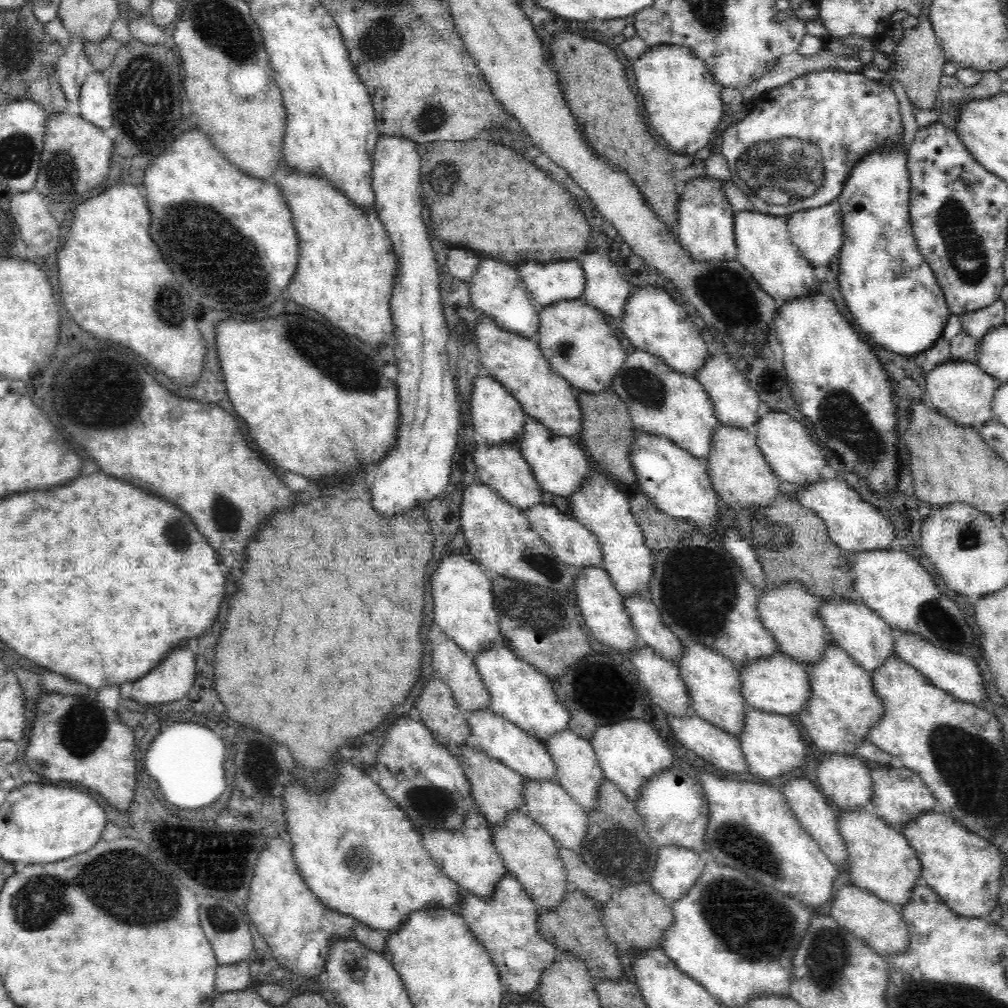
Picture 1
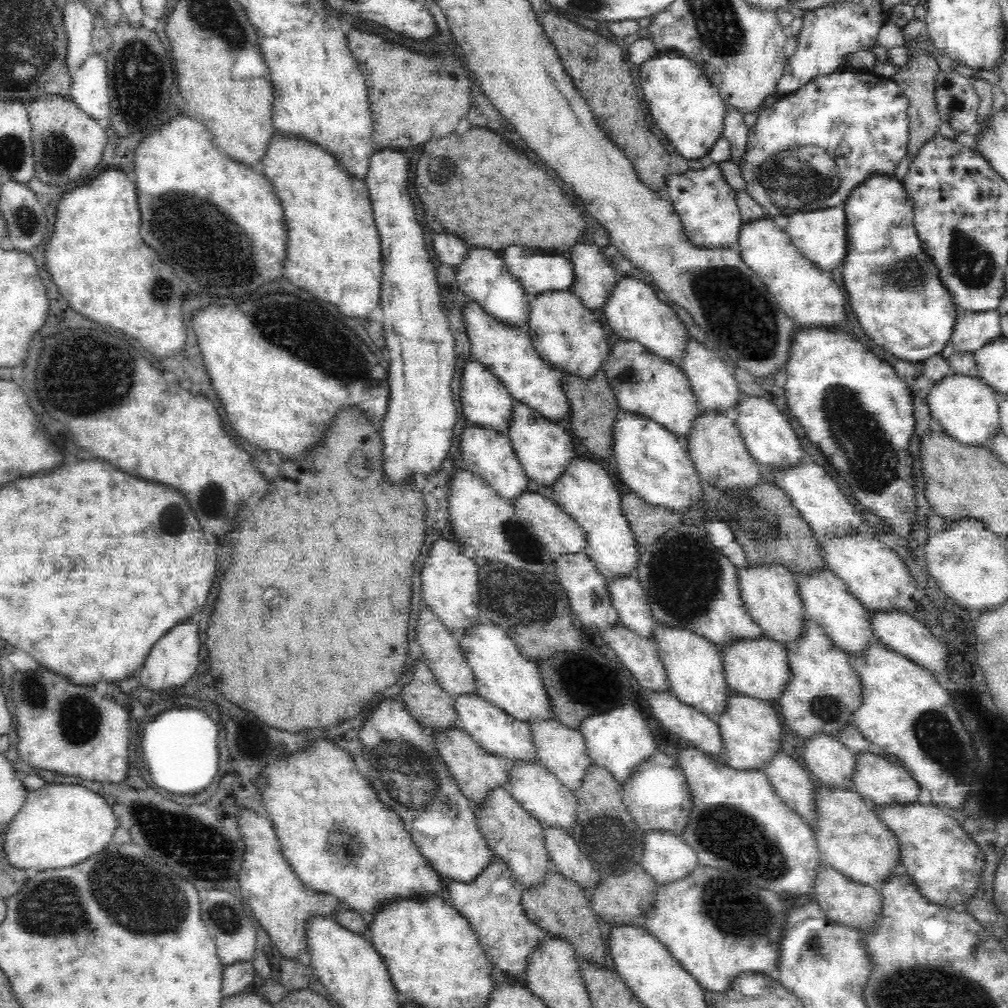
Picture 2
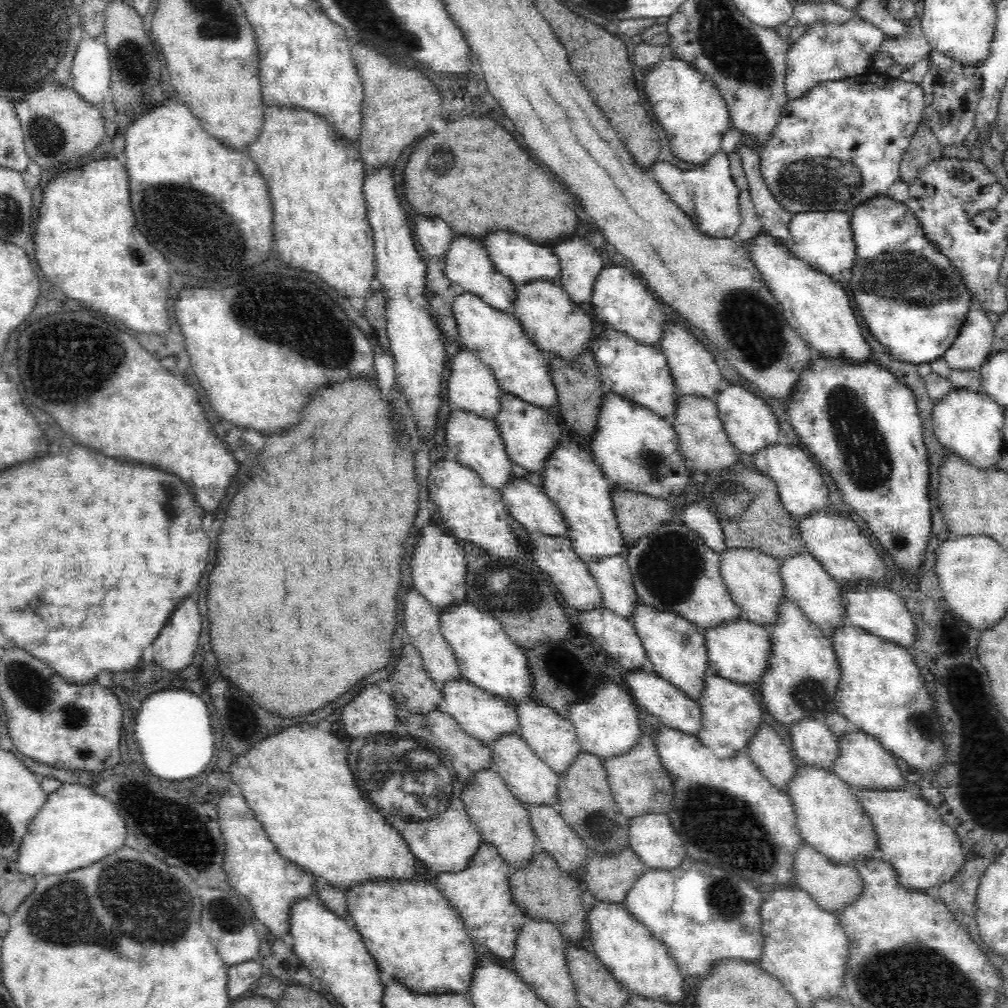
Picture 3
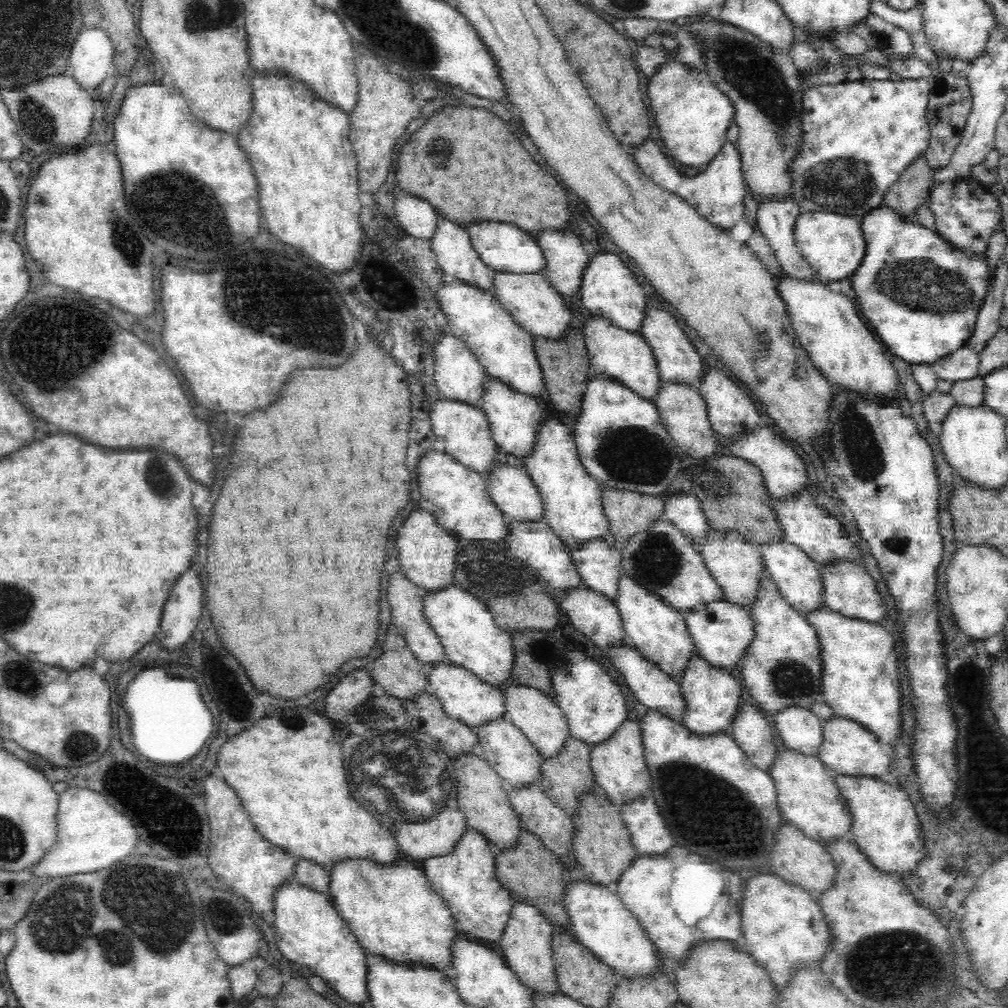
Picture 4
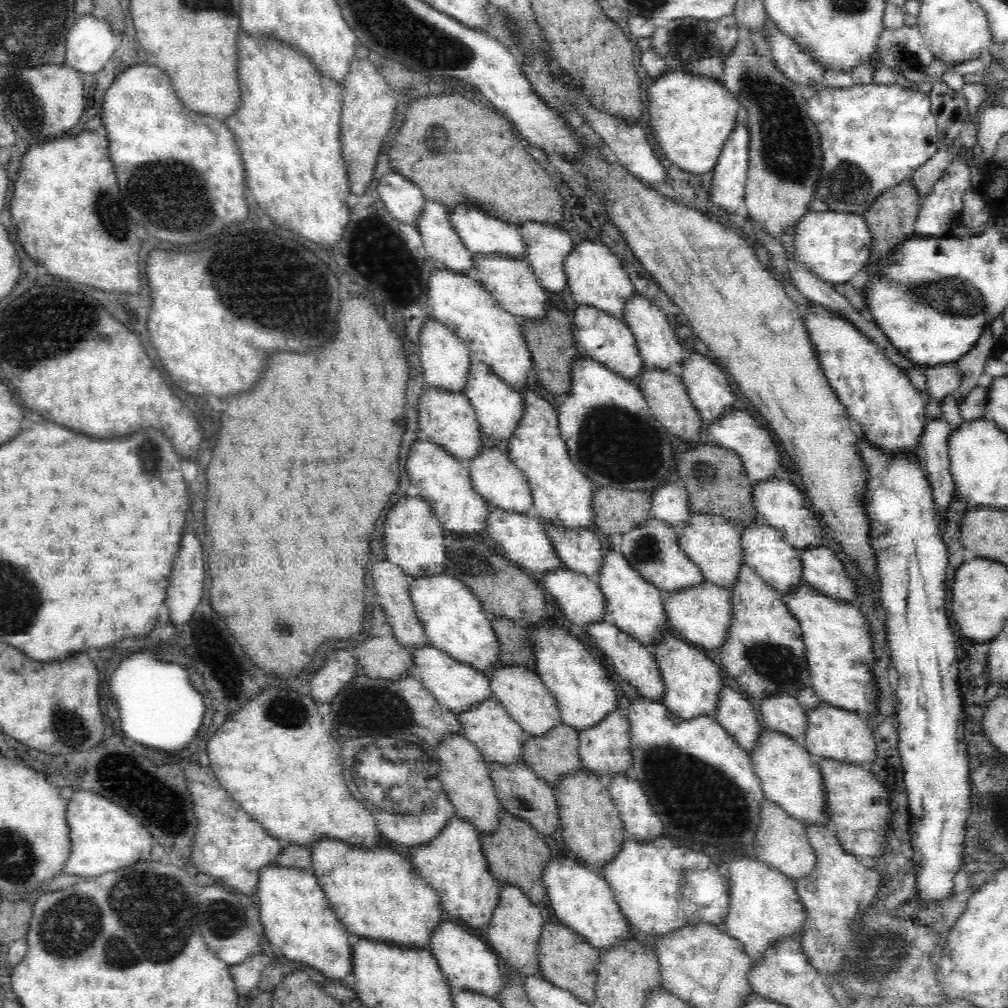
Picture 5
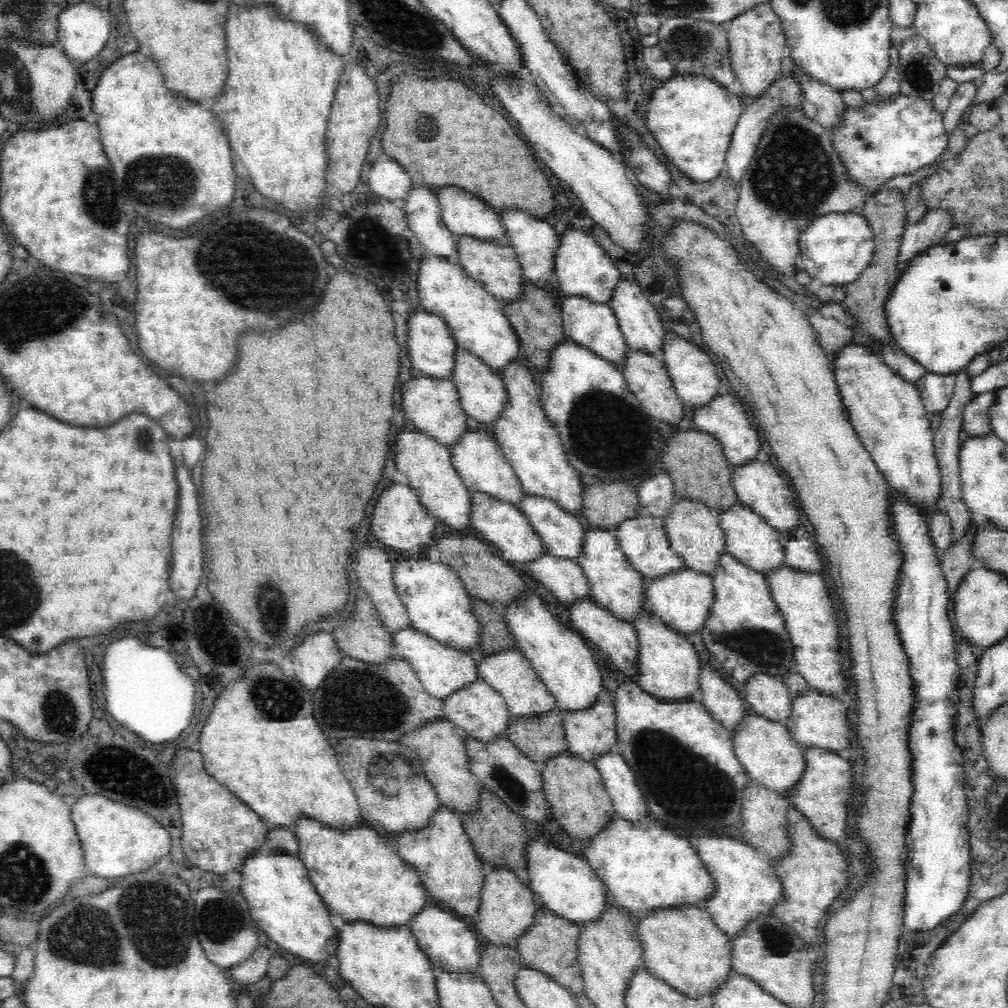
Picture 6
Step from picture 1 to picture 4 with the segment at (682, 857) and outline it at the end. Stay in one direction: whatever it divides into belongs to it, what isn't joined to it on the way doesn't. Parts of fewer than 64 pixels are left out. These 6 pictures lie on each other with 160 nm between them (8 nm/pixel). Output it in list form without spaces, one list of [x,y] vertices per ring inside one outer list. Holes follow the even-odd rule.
[[[650,794],[628,799],[619,806],[619,811],[636,854],[655,855],[671,850],[674,842]]]

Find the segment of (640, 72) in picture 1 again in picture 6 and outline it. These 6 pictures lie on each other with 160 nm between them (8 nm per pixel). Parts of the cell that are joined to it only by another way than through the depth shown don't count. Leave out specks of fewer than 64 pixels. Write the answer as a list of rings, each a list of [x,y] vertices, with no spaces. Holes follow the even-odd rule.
[[[684,75],[656,83],[646,119],[663,154],[690,180],[705,183],[720,176],[733,130],[744,109],[736,94],[702,75]]]

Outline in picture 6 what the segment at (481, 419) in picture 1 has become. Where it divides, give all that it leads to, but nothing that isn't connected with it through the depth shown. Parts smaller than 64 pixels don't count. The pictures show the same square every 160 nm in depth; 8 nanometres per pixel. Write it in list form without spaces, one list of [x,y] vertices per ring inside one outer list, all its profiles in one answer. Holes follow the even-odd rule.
[[[418,309],[410,314],[410,318],[407,318],[405,335],[409,361],[415,373],[438,379],[451,378],[456,344],[449,334],[449,328],[445,320]]]

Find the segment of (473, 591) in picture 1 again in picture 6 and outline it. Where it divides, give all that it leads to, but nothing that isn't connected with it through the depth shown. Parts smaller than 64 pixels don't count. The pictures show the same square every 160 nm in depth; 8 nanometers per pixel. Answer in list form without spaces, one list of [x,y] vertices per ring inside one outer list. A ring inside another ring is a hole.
[[[392,482],[386,486],[386,490],[380,492],[380,496],[374,502],[374,510],[370,516],[370,532],[380,542],[390,546],[401,556],[426,556],[420,548],[431,544],[435,530],[435,519],[422,507],[418,494],[409,485]]]

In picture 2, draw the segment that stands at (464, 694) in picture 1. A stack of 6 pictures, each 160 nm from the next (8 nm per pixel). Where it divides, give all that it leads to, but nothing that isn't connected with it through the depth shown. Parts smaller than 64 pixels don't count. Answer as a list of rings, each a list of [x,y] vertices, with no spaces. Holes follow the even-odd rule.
[[[428,604],[420,606],[414,632],[416,632],[418,644],[420,644],[422,652],[424,652],[424,658],[426,658],[428,666],[442,690],[456,697],[462,693],[476,692],[474,675],[472,674],[470,665],[461,653],[460,647],[455,640],[455,635],[442,624],[438,615],[430,610]]]

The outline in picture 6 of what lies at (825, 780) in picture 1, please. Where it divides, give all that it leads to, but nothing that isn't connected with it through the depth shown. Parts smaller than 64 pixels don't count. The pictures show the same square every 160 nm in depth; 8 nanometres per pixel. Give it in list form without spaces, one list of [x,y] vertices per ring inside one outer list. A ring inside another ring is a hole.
[[[755,672],[745,680],[744,694],[749,711],[783,724],[790,718],[791,694],[782,676]]]

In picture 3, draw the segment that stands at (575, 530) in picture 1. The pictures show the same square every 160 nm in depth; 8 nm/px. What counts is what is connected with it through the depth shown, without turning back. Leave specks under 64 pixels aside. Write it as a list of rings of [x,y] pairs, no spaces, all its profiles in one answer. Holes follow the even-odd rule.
[[[512,476],[500,488],[500,499],[508,514],[530,535],[564,535],[565,524],[548,496],[528,479]]]

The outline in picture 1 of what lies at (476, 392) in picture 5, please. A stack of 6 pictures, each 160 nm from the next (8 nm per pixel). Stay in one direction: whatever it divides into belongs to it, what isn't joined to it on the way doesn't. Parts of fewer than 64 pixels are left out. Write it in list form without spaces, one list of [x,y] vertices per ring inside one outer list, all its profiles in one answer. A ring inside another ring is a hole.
[[[525,414],[522,436],[519,437],[518,444],[524,461],[528,464],[534,480],[543,493],[568,498],[581,480],[591,472],[583,449],[578,442],[570,437],[557,436],[545,424],[528,414]]]

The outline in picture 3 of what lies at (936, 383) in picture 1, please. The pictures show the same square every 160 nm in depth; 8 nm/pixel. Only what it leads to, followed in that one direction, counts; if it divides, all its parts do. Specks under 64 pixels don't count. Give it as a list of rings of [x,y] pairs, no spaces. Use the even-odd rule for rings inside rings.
[[[953,389],[948,396],[944,396],[938,402],[938,404],[933,406],[933,428],[936,439],[938,443],[946,449],[948,455],[956,456],[959,460],[964,461],[965,464],[968,464],[970,467],[974,467],[980,471],[989,472],[990,470],[996,469],[1000,462],[1002,461],[1002,453],[1004,453],[1004,448],[1006,447],[1005,441],[1003,438],[1002,428],[1004,427],[1004,408],[999,404],[996,404],[991,398],[988,398],[983,392],[970,392],[969,390],[956,390]]]

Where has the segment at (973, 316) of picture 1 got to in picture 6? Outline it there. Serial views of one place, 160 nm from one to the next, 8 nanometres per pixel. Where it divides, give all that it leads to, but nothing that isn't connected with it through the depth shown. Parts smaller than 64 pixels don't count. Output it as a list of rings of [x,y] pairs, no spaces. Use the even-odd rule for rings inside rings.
[[[926,372],[915,387],[919,392],[925,412],[938,414],[945,410],[952,398],[957,380],[956,375],[935,375]]]

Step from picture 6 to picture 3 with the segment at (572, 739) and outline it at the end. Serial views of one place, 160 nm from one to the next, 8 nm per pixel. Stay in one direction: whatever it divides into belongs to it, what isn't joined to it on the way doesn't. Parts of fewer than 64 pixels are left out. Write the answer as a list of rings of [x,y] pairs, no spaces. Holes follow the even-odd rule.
[[[640,734],[625,753],[602,759],[611,795],[618,810],[626,818],[642,813],[664,814],[670,804],[671,780],[658,760],[654,743],[648,734]]]

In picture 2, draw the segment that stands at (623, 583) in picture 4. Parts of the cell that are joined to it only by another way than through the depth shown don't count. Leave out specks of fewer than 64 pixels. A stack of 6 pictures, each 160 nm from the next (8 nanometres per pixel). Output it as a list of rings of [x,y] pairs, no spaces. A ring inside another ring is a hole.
[[[660,622],[651,628],[650,635],[664,667],[669,690],[678,700],[698,709],[698,712],[706,713],[709,719],[716,723],[725,708],[725,698],[730,691],[723,679],[719,647],[689,628],[674,627]]]

